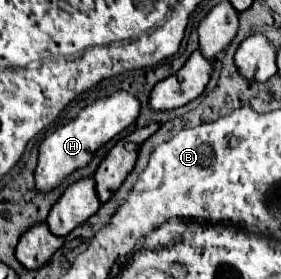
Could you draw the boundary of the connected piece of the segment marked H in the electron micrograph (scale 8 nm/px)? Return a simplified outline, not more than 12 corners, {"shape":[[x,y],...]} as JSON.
{"shape":[[125,90],[85,106],[39,146],[35,182],[53,190],[133,124]]}

